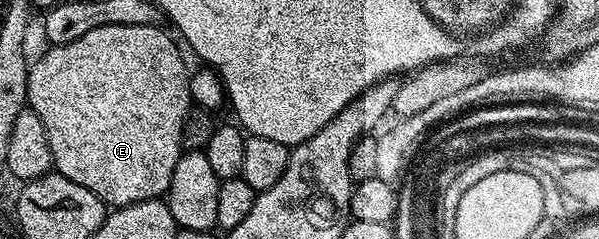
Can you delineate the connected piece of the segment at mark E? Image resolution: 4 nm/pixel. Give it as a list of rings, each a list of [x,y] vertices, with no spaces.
[[[159,26],[93,28],[72,43],[47,48],[36,62],[34,59],[30,63],[27,72],[27,106],[45,124],[54,169],[73,184],[89,188],[93,196],[111,208],[162,199],[173,180],[173,168],[177,168],[177,160],[184,153],[181,124],[193,106],[189,69],[183,63],[180,43],[165,30]]]

